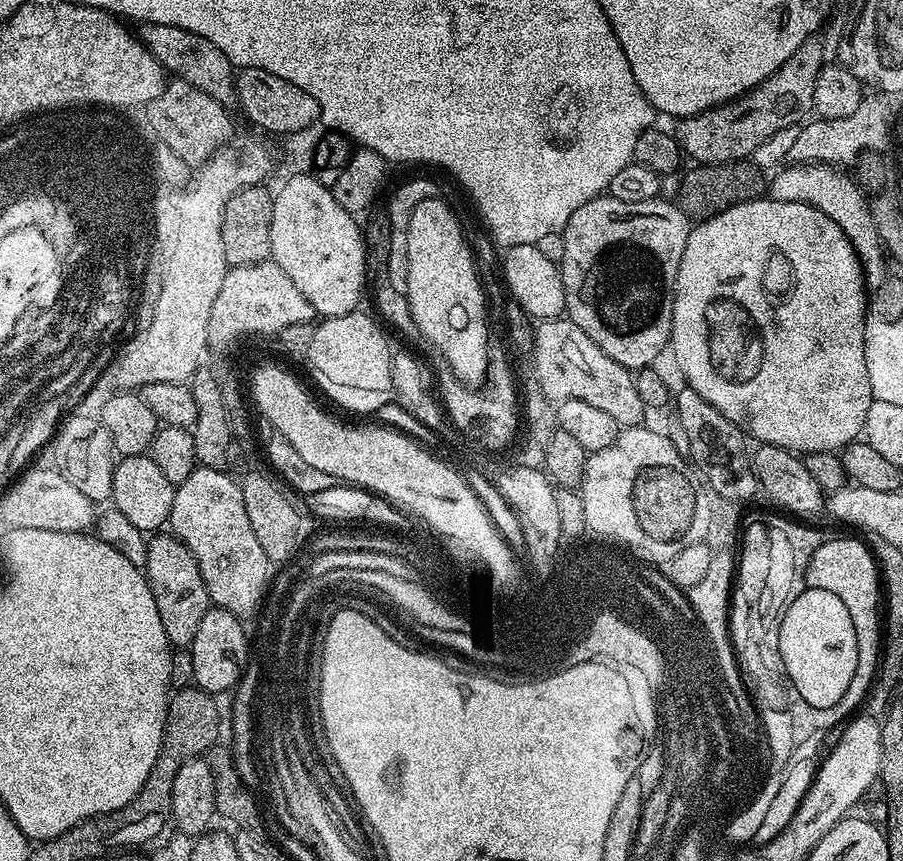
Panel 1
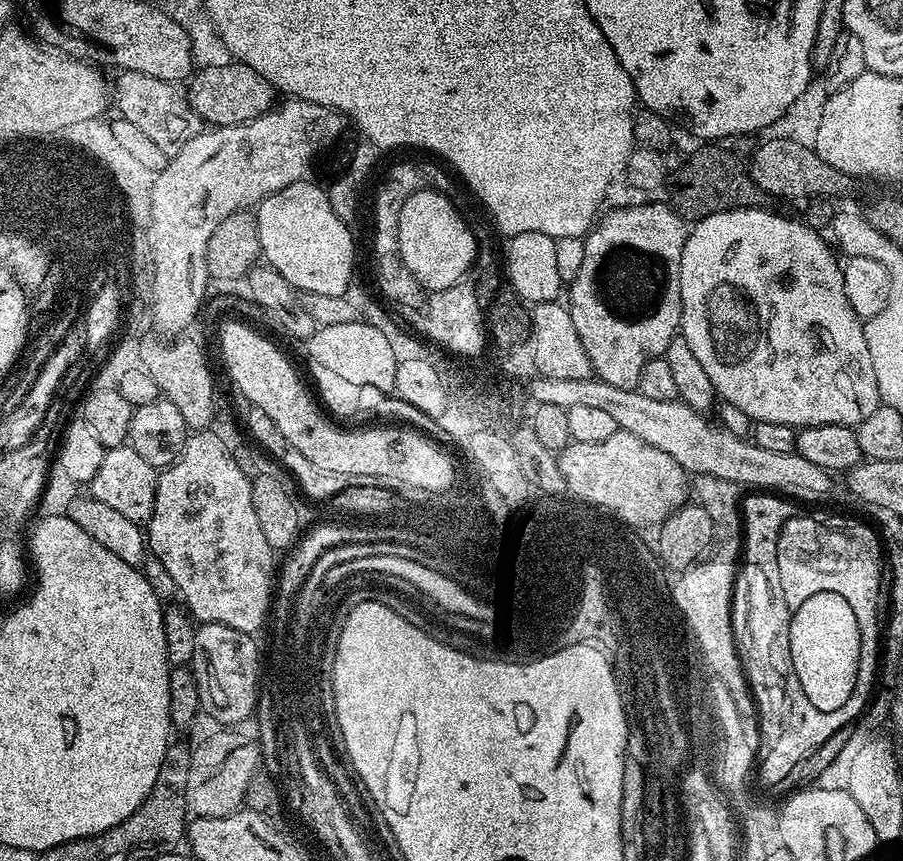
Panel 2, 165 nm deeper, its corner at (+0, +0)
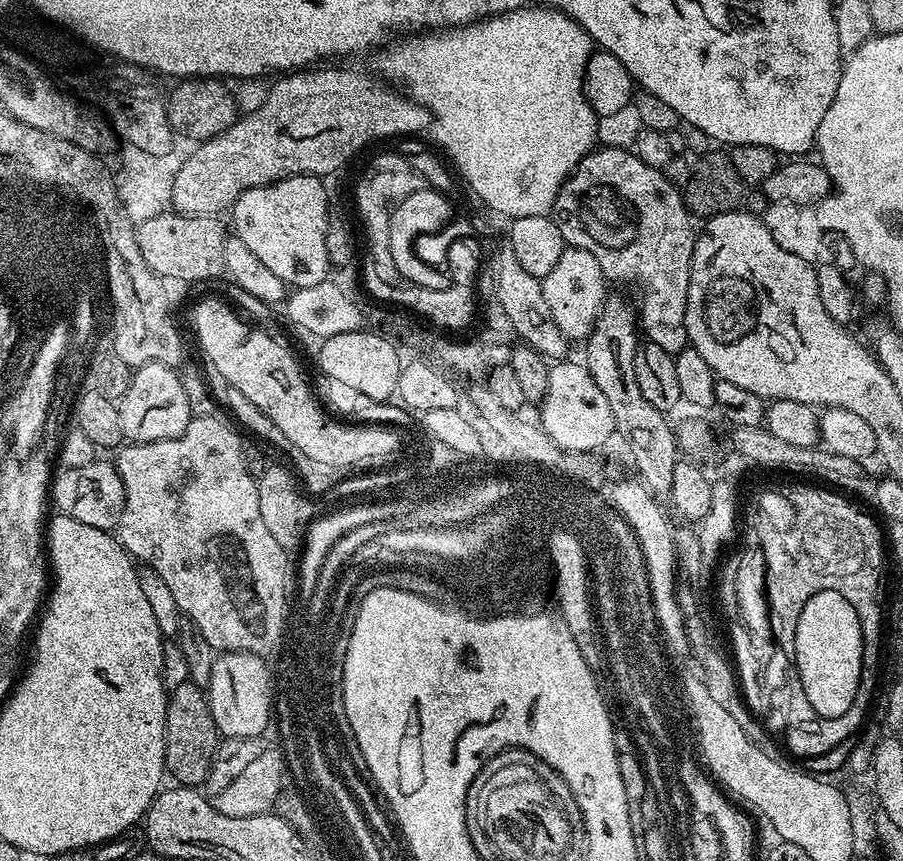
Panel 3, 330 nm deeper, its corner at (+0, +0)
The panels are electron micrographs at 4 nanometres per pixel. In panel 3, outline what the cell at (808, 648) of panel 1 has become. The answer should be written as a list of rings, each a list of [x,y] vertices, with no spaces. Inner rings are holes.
[[[834,590],[815,592],[806,606],[802,606],[794,667],[800,675],[802,690],[806,690],[806,698],[810,698],[810,706],[814,706],[818,714],[838,718],[850,710],[864,674],[864,639],[860,616],[842,594]]]

